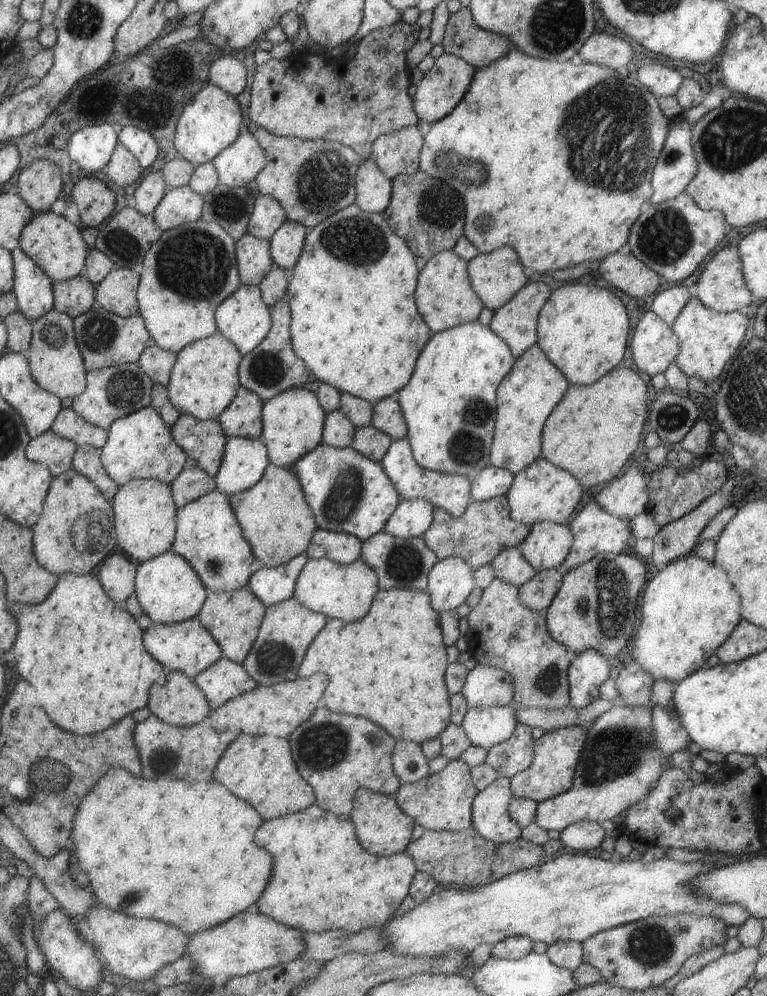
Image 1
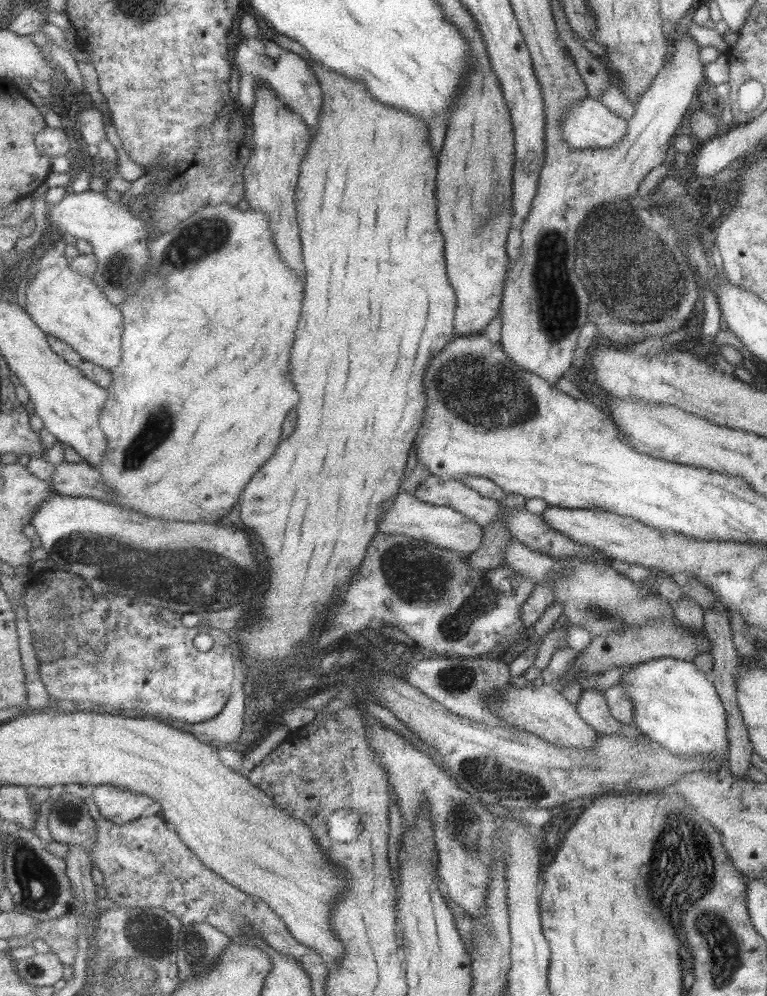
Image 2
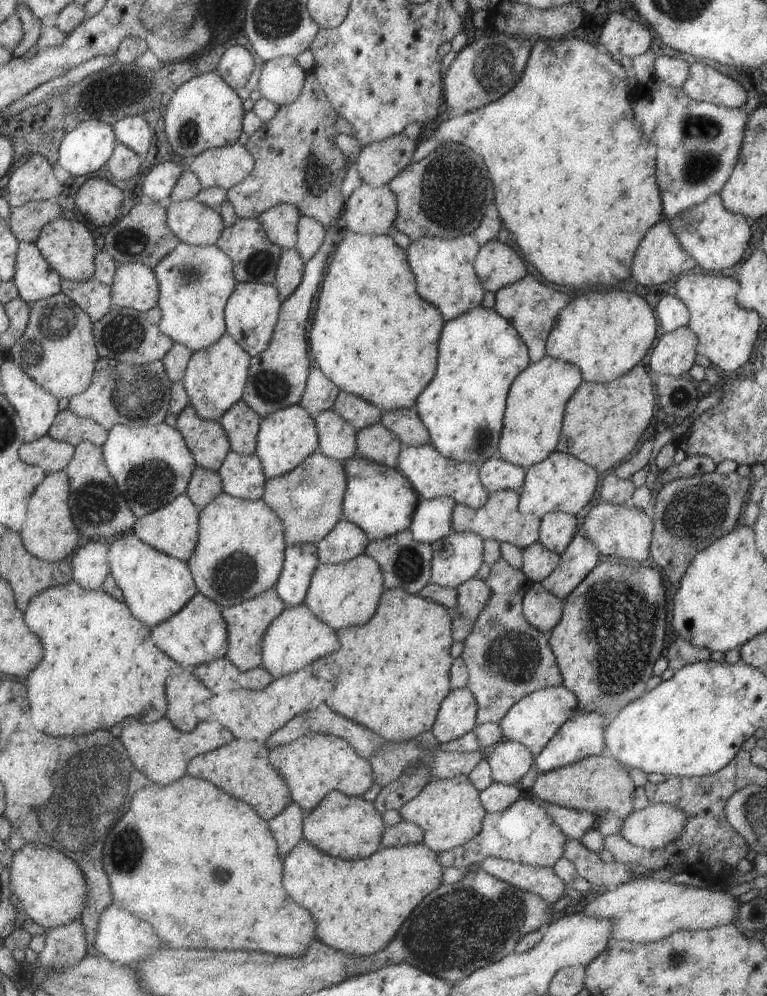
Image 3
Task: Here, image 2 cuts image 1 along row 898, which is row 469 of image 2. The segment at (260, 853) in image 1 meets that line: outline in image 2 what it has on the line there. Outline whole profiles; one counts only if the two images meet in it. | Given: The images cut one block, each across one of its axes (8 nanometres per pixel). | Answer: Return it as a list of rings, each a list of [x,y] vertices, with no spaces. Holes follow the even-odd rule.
[[[227,203],[200,208],[170,231],[152,237],[148,268],[145,272],[145,280],[117,306],[122,314],[122,353],[120,363],[111,372],[112,381],[106,388],[108,400],[104,402],[97,421],[105,441],[103,459],[97,466],[99,480],[103,480],[105,488],[115,494],[116,498],[111,503],[117,507],[135,510],[151,518],[157,516],[157,519],[163,520],[215,522],[235,504],[239,490],[247,484],[247,480],[251,480],[253,472],[269,458],[269,454],[273,454],[279,442],[281,424],[287,412],[299,402],[299,394],[293,390],[293,384],[289,384],[289,354],[301,310],[303,286],[295,272],[291,272],[287,264],[279,260],[268,219],[263,216],[263,212],[255,212],[251,207],[240,210],[237,205],[231,206]]]

